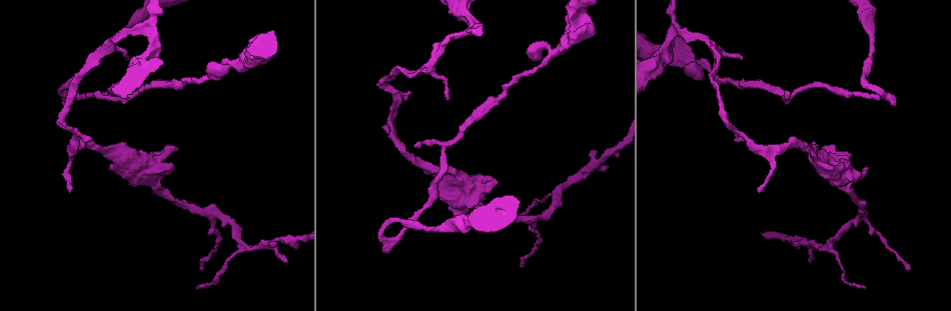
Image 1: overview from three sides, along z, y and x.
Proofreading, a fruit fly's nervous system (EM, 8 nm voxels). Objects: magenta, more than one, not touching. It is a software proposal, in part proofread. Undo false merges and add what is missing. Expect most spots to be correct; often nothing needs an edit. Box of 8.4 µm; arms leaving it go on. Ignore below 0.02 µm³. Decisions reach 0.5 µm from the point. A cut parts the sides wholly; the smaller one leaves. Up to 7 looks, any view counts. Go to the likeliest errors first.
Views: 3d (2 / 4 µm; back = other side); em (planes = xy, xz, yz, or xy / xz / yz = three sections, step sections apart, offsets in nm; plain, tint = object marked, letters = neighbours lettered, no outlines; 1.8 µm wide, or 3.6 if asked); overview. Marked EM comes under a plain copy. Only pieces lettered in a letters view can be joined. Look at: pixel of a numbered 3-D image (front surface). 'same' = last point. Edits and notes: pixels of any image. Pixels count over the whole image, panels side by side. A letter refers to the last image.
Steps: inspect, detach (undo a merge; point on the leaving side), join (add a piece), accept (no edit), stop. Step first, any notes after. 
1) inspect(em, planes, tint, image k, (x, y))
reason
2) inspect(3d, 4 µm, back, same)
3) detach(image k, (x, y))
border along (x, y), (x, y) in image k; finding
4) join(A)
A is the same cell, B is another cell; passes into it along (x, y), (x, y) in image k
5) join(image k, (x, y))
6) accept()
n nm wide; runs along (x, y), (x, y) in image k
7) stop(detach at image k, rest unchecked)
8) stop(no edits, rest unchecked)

inspect(em, planes, letters, image 1, (465, 34))
three arms meet

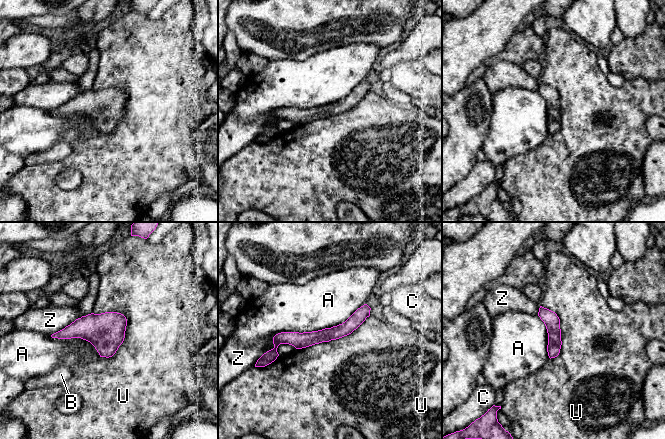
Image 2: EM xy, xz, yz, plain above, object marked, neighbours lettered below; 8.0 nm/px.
accept()
A, B, C, U and Z are other cells; all the same neuron

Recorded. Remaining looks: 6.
inspect(3d, 2 µm, image 1, (735, 139))
tapers out

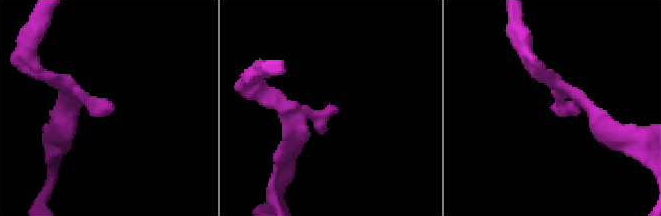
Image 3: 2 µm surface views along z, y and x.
inspect(em, planes, letters, image 3, (555, 105))

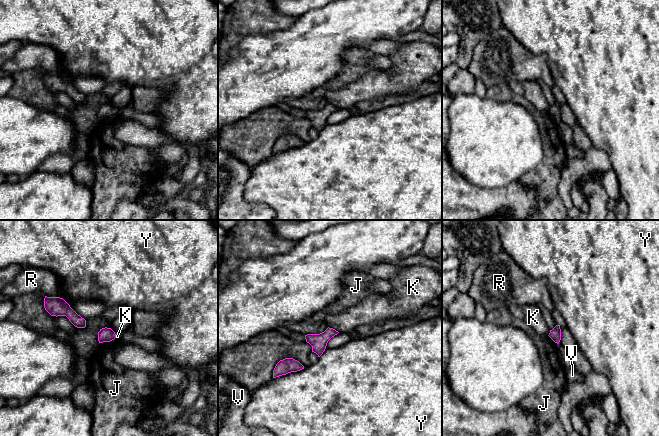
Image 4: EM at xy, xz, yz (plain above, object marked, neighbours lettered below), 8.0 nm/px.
accept()
J, K, R, V and Y are other cells; border along (328, 326), (338, 332) in image 4; none of them fits

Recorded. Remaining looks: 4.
inspect(em, 3.6 µm, planes, letters, image 1, (537, 67))
calibre changes

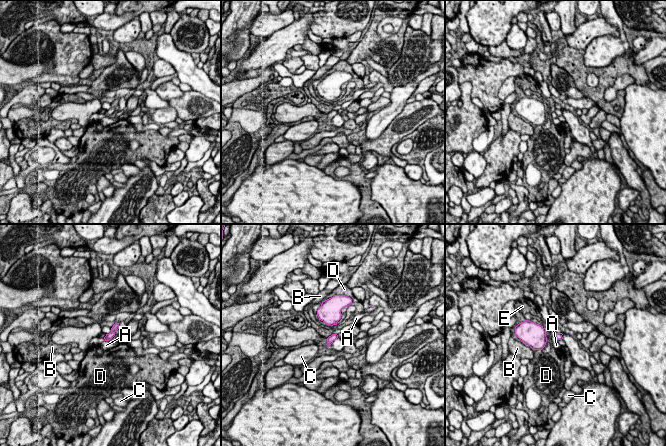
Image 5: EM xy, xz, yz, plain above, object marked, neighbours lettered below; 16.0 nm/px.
accept()
100 nm wide; A, B, C, D and E are other cells; runs along (117, 324), (106, 339) in image 5; continuous, no second neuron

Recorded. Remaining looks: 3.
stop(no edits, rest unchecked)

